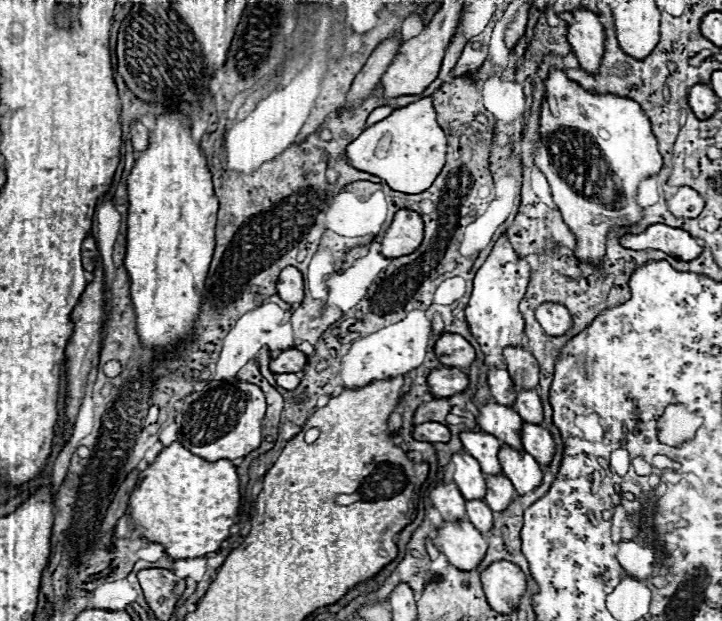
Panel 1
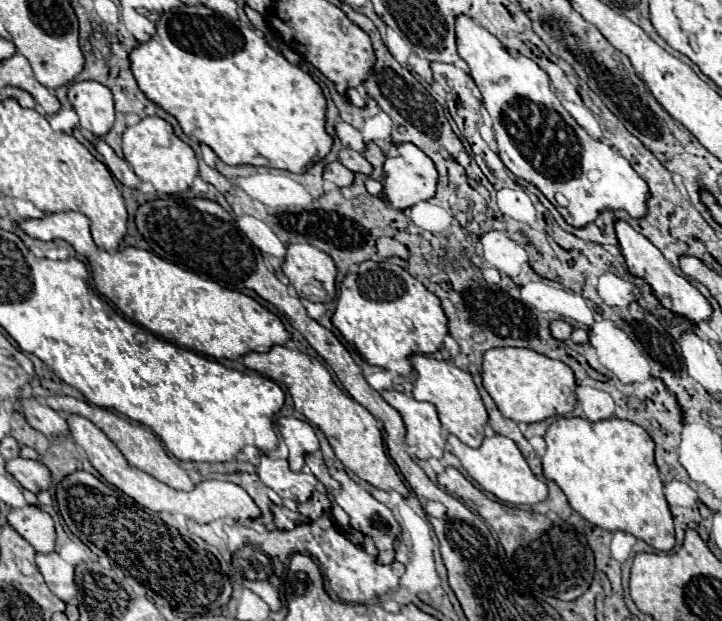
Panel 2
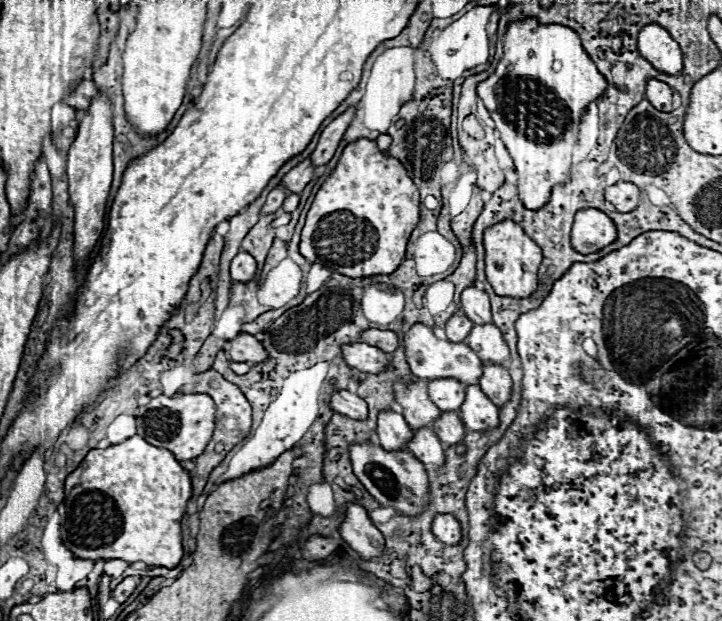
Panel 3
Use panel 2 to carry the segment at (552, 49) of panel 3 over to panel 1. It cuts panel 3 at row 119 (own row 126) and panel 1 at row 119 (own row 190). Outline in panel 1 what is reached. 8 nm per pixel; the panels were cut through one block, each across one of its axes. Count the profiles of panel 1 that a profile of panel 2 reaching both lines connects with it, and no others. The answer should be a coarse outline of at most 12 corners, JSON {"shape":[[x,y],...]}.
{"shape":[[560,70],[544,86],[534,164],[602,262],[642,220],[640,182],[664,166],[630,98]]}

